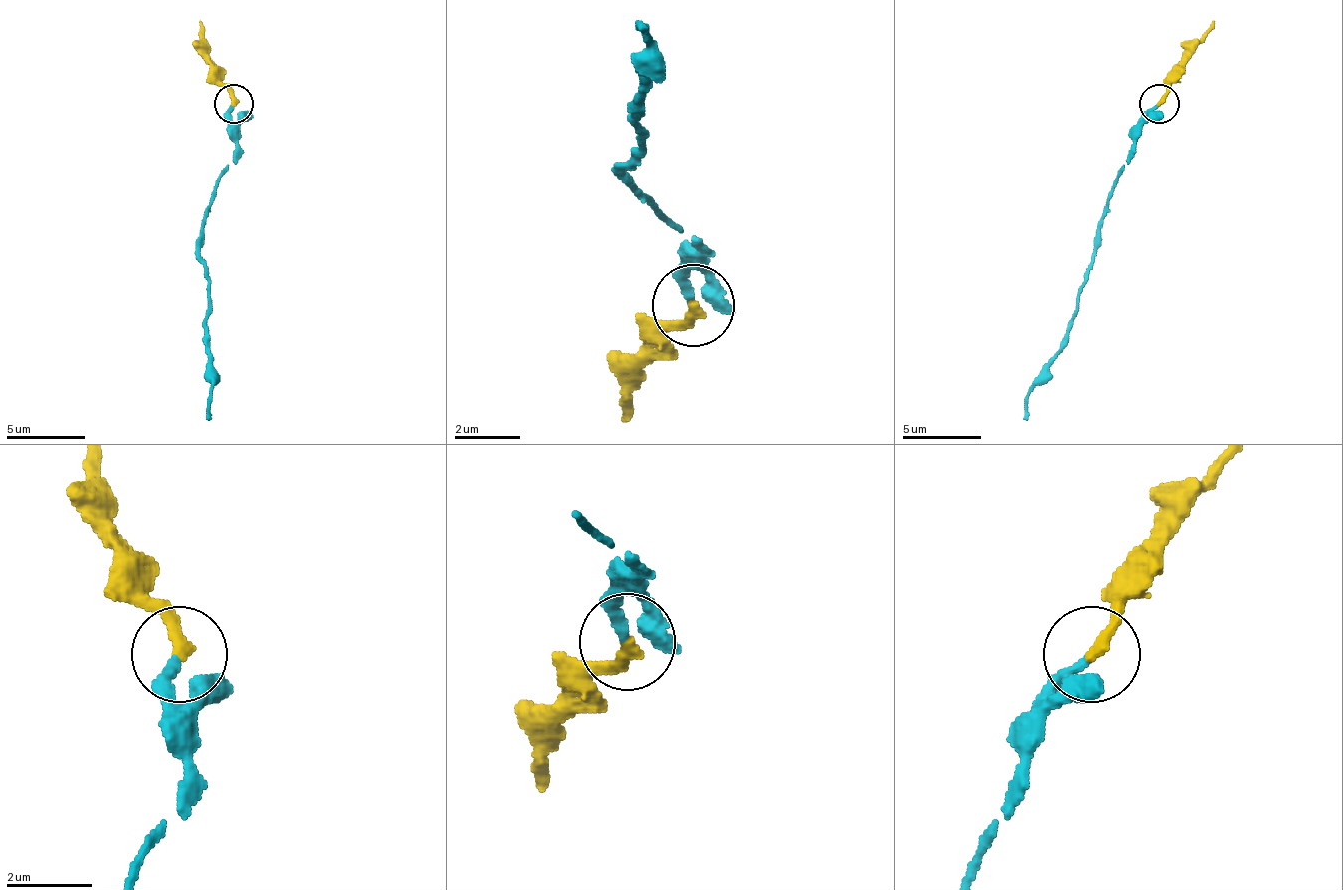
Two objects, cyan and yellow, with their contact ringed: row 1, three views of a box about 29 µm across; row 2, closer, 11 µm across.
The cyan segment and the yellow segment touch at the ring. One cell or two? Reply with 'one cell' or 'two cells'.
two cells

